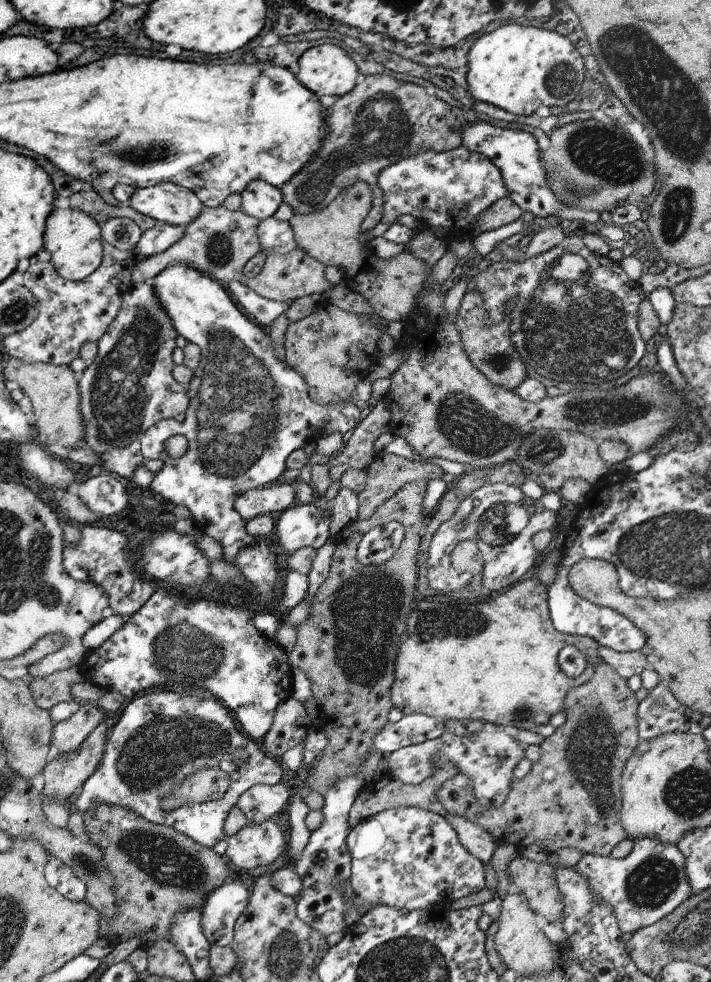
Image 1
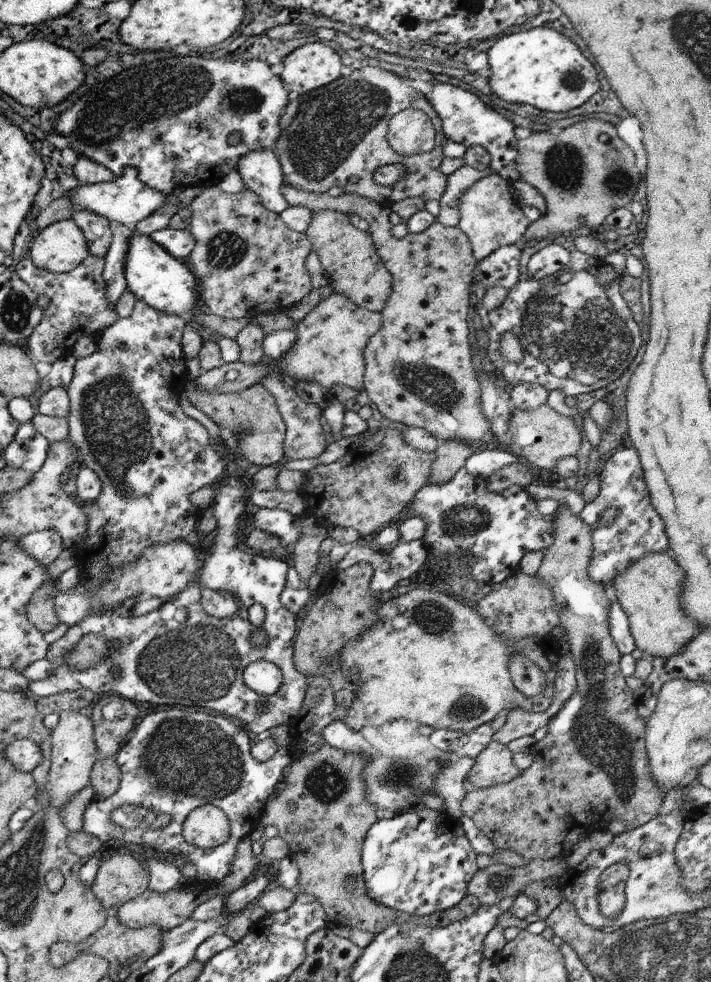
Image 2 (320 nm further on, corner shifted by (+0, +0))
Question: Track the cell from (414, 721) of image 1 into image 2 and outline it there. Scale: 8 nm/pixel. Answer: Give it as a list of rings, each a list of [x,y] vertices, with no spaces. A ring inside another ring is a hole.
[[[490,723],[469,732],[438,728],[430,736],[430,742],[439,752],[463,753],[477,757],[490,745],[494,732]]]

